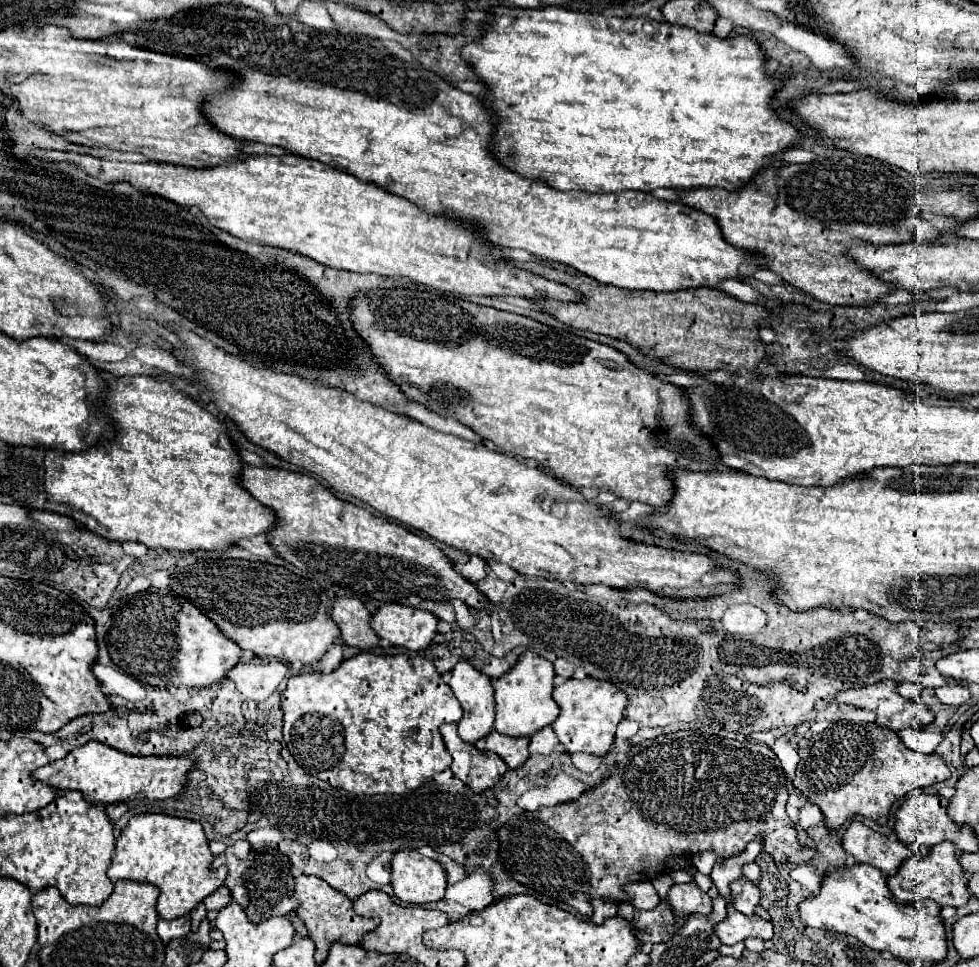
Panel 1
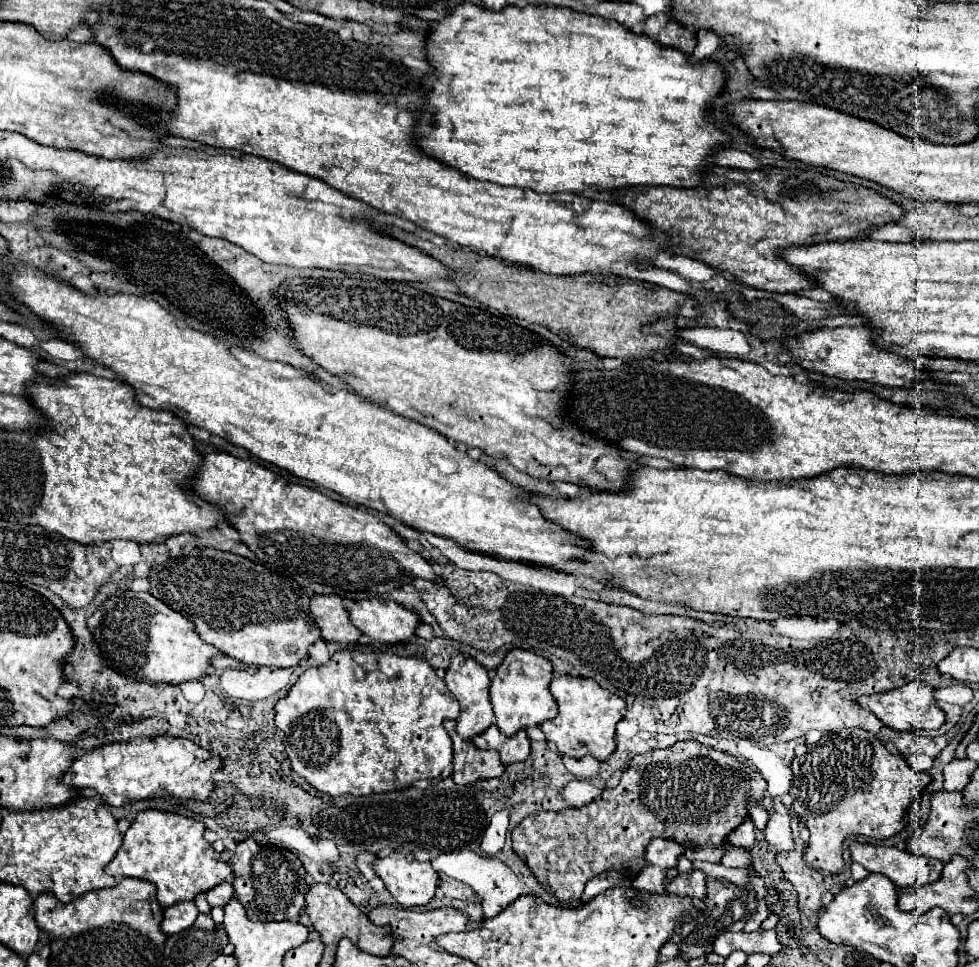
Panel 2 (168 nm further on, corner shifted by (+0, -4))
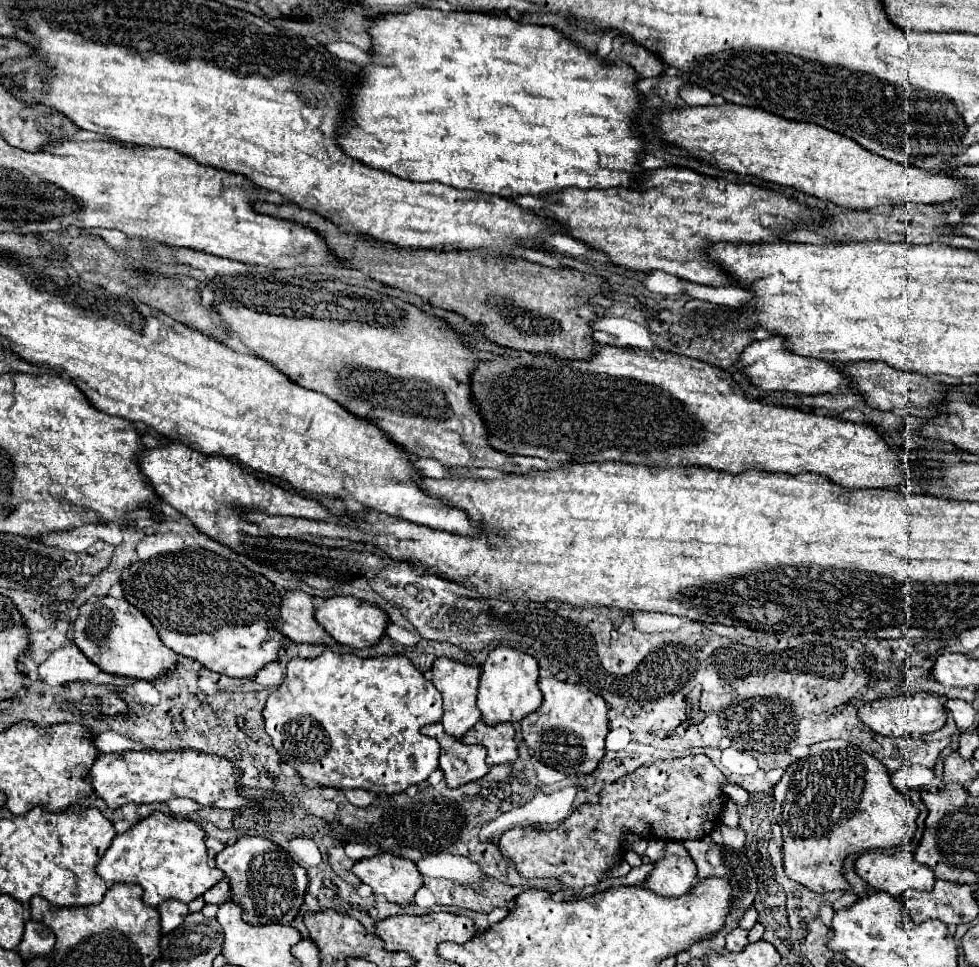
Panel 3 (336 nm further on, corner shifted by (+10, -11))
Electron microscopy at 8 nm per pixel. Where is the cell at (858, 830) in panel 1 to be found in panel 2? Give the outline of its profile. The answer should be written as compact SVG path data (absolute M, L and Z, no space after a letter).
M856 841L850 845L850 853L852 861L860 863L870 873L886 875L900 889L934 883L944 867L944 863L940 863L938 859L914 855L910 851L900 851L896 847L886 845L870 845Z

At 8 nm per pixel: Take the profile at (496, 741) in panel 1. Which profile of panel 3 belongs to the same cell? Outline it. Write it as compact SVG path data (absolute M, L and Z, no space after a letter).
M478 722L464 738L460 738L464 744L480 744L488 750L488 764L506 764L514 762L518 758L518 746L514 740L514 726L512 724L500 724L500 726L488 726L484 722Z

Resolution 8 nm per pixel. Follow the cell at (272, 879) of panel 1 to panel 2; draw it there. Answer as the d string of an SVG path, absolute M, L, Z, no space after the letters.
M252 837L240 841L234 851L222 851L220 859L234 871L234 893L252 921L294 921L304 909L308 873L302 861L288 849L258 845Z

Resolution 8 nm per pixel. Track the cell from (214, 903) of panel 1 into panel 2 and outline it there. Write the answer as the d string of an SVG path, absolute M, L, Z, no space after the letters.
M224 881L222 885L212 887L212 889L206 893L206 899L208 899L208 903L210 903L212 907L216 907L216 905L224 907L232 897L234 897L234 889L232 889L232 883L230 883L230 881Z

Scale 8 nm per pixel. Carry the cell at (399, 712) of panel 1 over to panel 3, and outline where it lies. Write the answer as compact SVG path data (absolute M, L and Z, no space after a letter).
M326 650L322 656L318 658L294 658L288 662L286 668L286 678L284 682L278 686L276 692L272 692L268 696L268 702L262 710L264 716L264 724L266 724L266 732L272 738L274 748L280 754L280 760L290 764L300 778L310 780L318 786L330 786L330 788L338 788L338 790L350 790L350 788L362 788L362 790L370 790L374 794L398 794L404 792L408 786L412 784L420 784L424 782L436 768L438 768L438 756L440 756L440 744L434 738L428 738L424 734L420 734L420 728L432 722L440 722L442 720L442 696L440 692L434 688L434 684L430 680L426 680L416 666L406 658L406 656L376 656L376 658L358 658L356 654L334 654L332 650Z

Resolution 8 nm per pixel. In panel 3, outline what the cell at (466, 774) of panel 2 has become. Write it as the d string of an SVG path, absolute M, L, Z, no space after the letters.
M440 722L424 726L422 734L436 738L442 746L440 768L444 772L448 788L458 788L488 774L490 766L486 764L486 750L482 746L462 744L460 740L448 736Z

